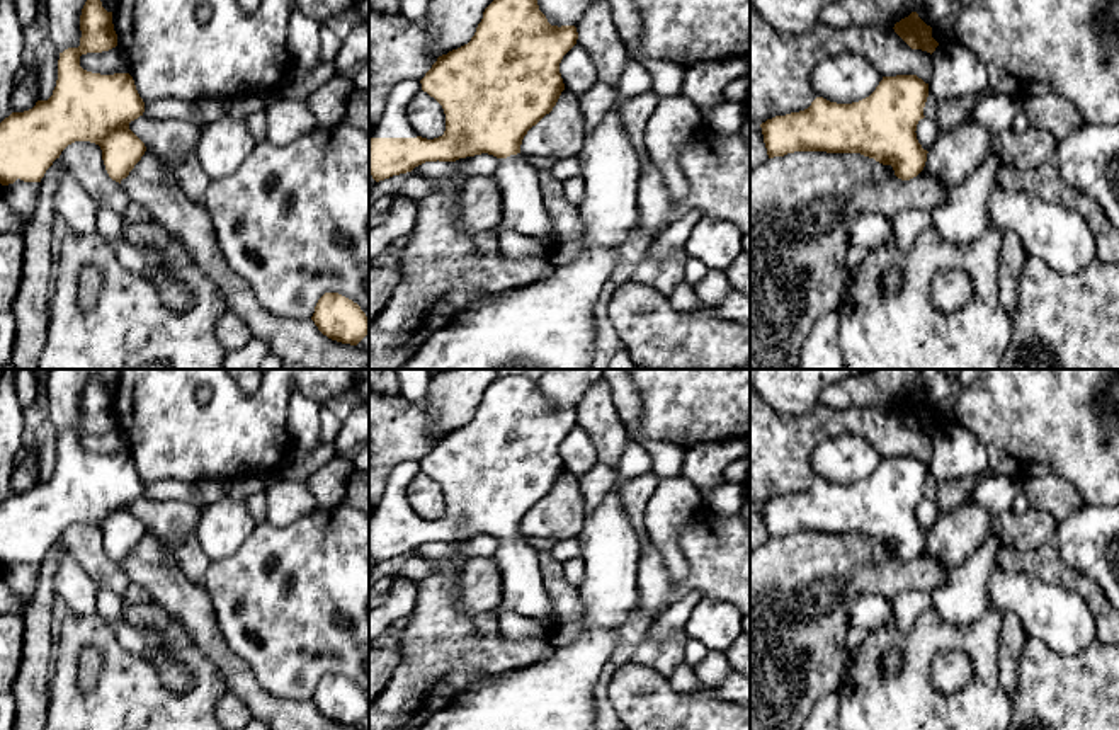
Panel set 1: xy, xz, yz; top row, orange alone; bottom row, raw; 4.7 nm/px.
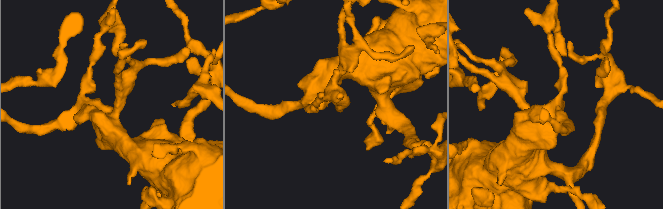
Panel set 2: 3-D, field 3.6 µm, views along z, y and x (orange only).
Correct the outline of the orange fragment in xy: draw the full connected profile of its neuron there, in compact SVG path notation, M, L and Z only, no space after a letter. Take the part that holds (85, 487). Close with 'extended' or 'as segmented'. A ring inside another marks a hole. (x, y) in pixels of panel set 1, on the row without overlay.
M90 369L80 396L80 427L60 434L58 461L48 482L37 482L24 493L12 493L0 504L0 565L17 560L41 563L46 551L61 533L75 522L90 522L100 528L109 558L121 565L146 533L145 524L129 510L129 504L143 497L145 483L129 454L100 456L80 448L80 437L102 434L117 427L112 393L100 383L100 371Z; as segmented

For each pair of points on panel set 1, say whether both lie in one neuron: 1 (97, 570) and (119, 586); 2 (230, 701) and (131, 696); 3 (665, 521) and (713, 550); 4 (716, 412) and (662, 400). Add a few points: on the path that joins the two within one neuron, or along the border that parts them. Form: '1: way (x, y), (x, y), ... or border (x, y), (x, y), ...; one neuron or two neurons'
1: way (102, 570), (114, 581); one neuron
2: border (228, 691), (220, 698), (215, 712); two neurons
3: border (701, 506), (679, 531), (677, 538), (687, 569); two neurons
4: way (703, 399), (675, 399); one neuron

